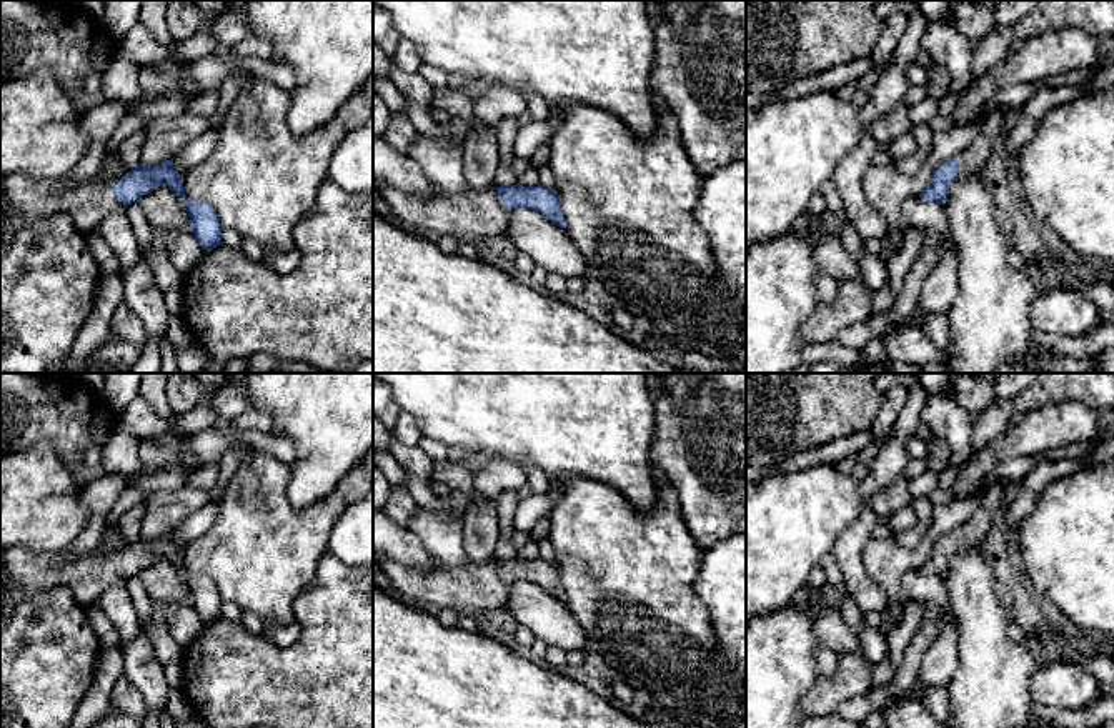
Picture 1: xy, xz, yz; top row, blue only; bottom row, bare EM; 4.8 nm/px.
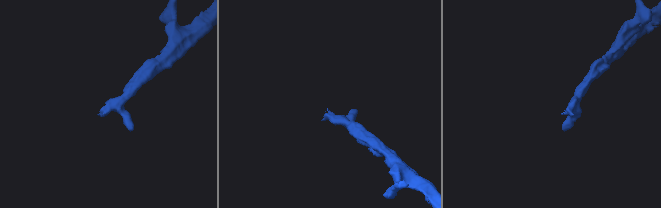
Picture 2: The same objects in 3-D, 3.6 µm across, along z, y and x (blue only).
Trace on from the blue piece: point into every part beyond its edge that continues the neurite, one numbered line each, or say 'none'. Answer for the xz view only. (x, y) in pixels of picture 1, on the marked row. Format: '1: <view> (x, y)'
none

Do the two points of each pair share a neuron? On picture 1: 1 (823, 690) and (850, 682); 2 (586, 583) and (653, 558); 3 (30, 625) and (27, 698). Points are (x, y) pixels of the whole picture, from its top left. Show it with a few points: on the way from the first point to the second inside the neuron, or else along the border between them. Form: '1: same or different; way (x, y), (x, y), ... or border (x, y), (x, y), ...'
1: same; way (830, 690), (843, 685)
2: same; way (603, 583), (623, 583), (636, 572)
3: same; way (30, 643), (30, 675), (27, 680)

